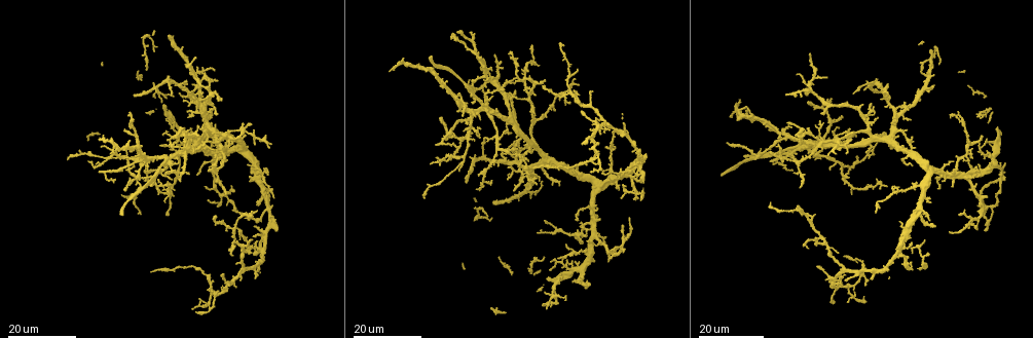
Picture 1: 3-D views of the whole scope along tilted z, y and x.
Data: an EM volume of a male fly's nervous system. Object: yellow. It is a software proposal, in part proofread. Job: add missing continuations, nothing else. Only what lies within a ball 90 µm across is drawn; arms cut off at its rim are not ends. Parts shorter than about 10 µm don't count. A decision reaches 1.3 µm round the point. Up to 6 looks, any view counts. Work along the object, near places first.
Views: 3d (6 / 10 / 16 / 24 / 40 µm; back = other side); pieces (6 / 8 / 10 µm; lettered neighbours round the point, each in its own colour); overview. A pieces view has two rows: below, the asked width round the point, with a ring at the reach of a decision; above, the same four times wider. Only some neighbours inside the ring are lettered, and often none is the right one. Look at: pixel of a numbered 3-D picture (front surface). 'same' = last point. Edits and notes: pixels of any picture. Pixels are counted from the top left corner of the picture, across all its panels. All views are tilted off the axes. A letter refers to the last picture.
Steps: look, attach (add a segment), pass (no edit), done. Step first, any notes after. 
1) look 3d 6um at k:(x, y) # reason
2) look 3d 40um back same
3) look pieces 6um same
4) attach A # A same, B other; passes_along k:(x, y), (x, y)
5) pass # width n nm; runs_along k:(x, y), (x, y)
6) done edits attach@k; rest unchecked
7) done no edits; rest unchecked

look 3d 16um at 1:(619, 188) # an open end

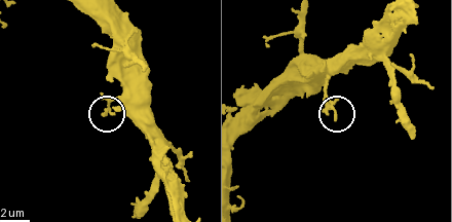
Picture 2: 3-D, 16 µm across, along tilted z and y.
look 3d 6um at 2:(101, 112)

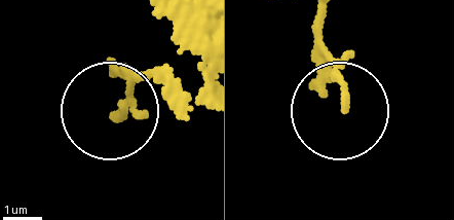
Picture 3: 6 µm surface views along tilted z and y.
look pieces 10um at 3:(115, 117)

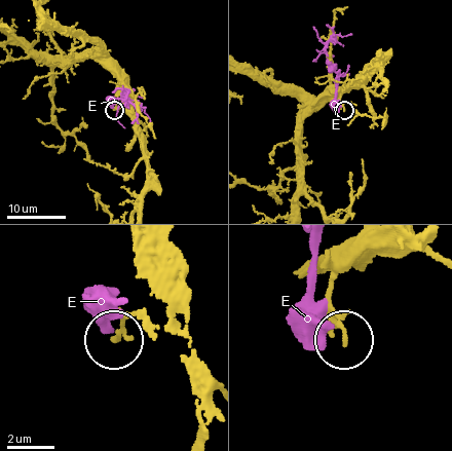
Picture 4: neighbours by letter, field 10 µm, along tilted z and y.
pass # E other; no lettered segment goes on from it

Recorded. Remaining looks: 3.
look 3d 24um at 1:(632, 176) # an open end

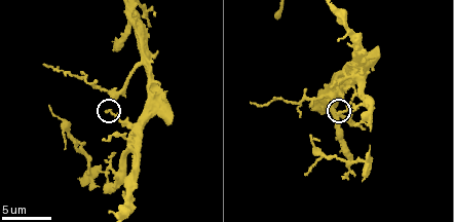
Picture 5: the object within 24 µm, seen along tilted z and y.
look pieces 6um at 5:(337, 111)

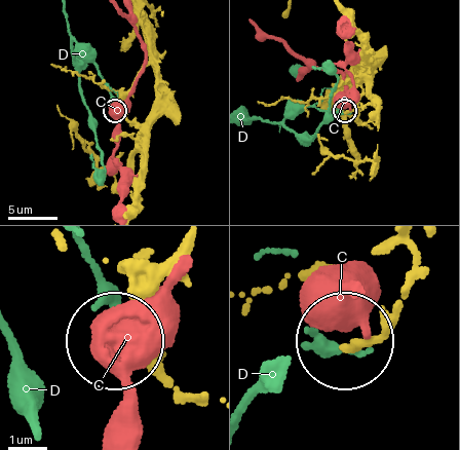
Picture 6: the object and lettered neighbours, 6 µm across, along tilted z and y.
pass # C other, D other; runs_along 6:(410, 245), (414, 275), (396, 322), (353, 338); none of them fits

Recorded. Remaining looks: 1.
done no edits; rest unchecked

